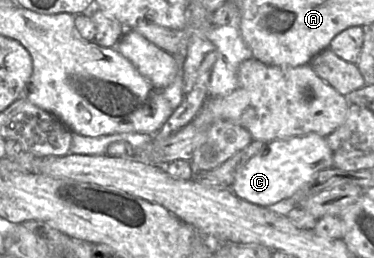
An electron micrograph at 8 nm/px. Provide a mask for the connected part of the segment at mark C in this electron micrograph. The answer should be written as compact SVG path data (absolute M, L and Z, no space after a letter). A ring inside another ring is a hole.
M307 134L273 140L266 143L236 173L230 189L242 200L261 207L268 207L292 197L297 191L310 183L320 171L332 167L332 152L327 144L326 137Z

